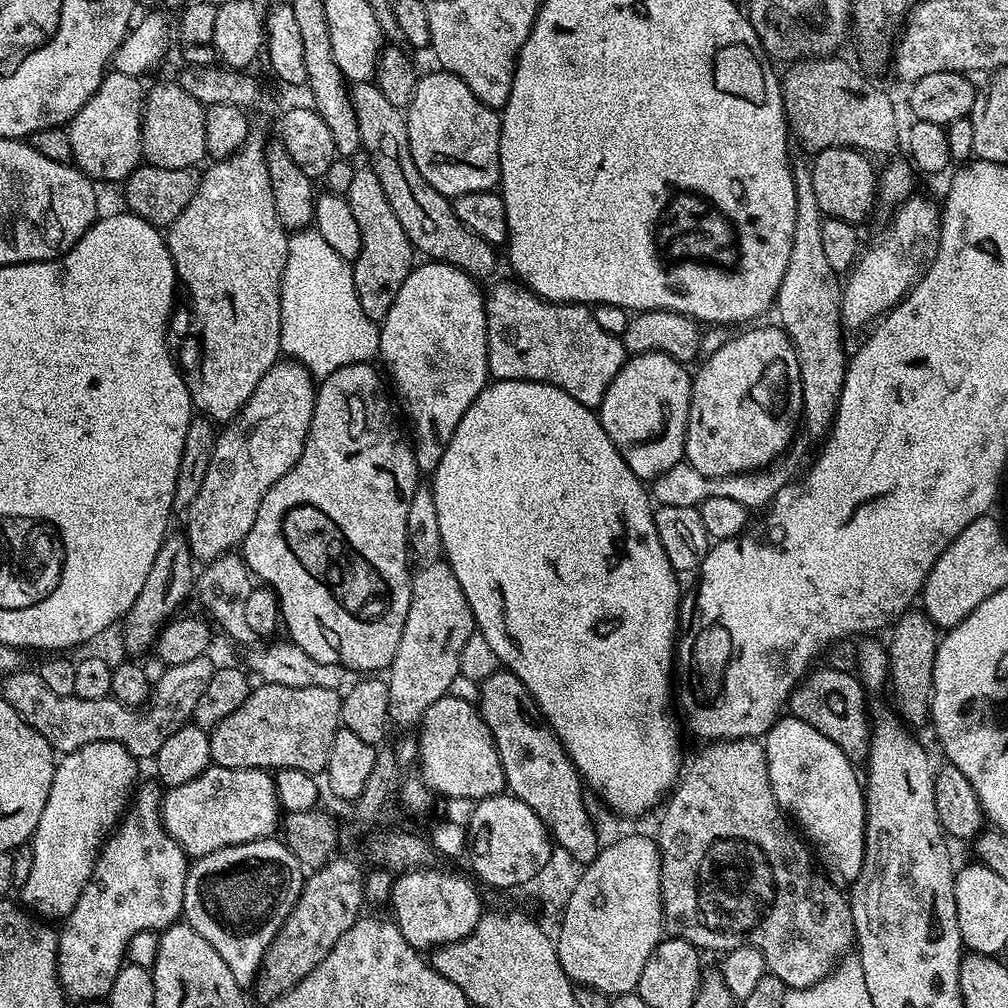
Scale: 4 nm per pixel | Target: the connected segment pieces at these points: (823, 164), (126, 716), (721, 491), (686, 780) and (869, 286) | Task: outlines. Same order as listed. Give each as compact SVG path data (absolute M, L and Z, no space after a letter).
M827 148L811 157L814 178L814 198L825 217L860 226L878 204L878 172L872 169L873 161L865 153L855 148Z
M205 654L193 658L190 662L182 662L182 666L165 667L162 678L152 689L143 706L123 704L111 698L91 700L77 696L59 696L53 694L42 682L39 671L21 670L3 677L4 692L2 698L28 723L38 730L42 738L57 753L65 754L78 750L87 743L116 742L137 758L154 758L158 750L162 750L162 742L174 734L174 730L192 720L194 706L198 706L198 698L202 698L202 690L206 690L210 678L216 672L217 665L212 664L211 655Z
M777 458L766 468L757 468L755 472L742 472L735 476L707 476L687 462L674 465L666 474L662 474L658 479L651 481L650 492L657 505L666 506L699 506L706 502L706 498L717 496L718 498L734 498L734 502L742 502L749 510L767 509L772 500L795 476L796 464L789 458Z
M756 738L722 740L705 748L708 749L698 753L689 768L687 765L683 769L682 775L677 779L663 805L665 808L664 813L660 816L660 829L654 832L654 839L660 848L660 893L664 911L664 931L669 937L690 942L695 948L701 950L709 948L710 951L717 952L717 954L729 952L743 944L754 946L762 954L765 969L771 975L782 978L782 982L789 990L814 986L819 980L832 974L833 968L840 963L841 959L851 953L848 951L853 951L856 943L856 931L849 897L836 885L831 884L823 871L817 867L809 845L798 835L797 829L790 823L784 809L774 798L763 743Z
M916 194L900 210L892 229L885 236L878 237L869 248L867 245L861 251L843 281L840 294L840 322L845 329L852 330L862 327L863 324L871 325L879 321L911 292L912 285L921 275L920 243L923 242L924 236L937 235L942 208L937 201L935 204L934 201Z

